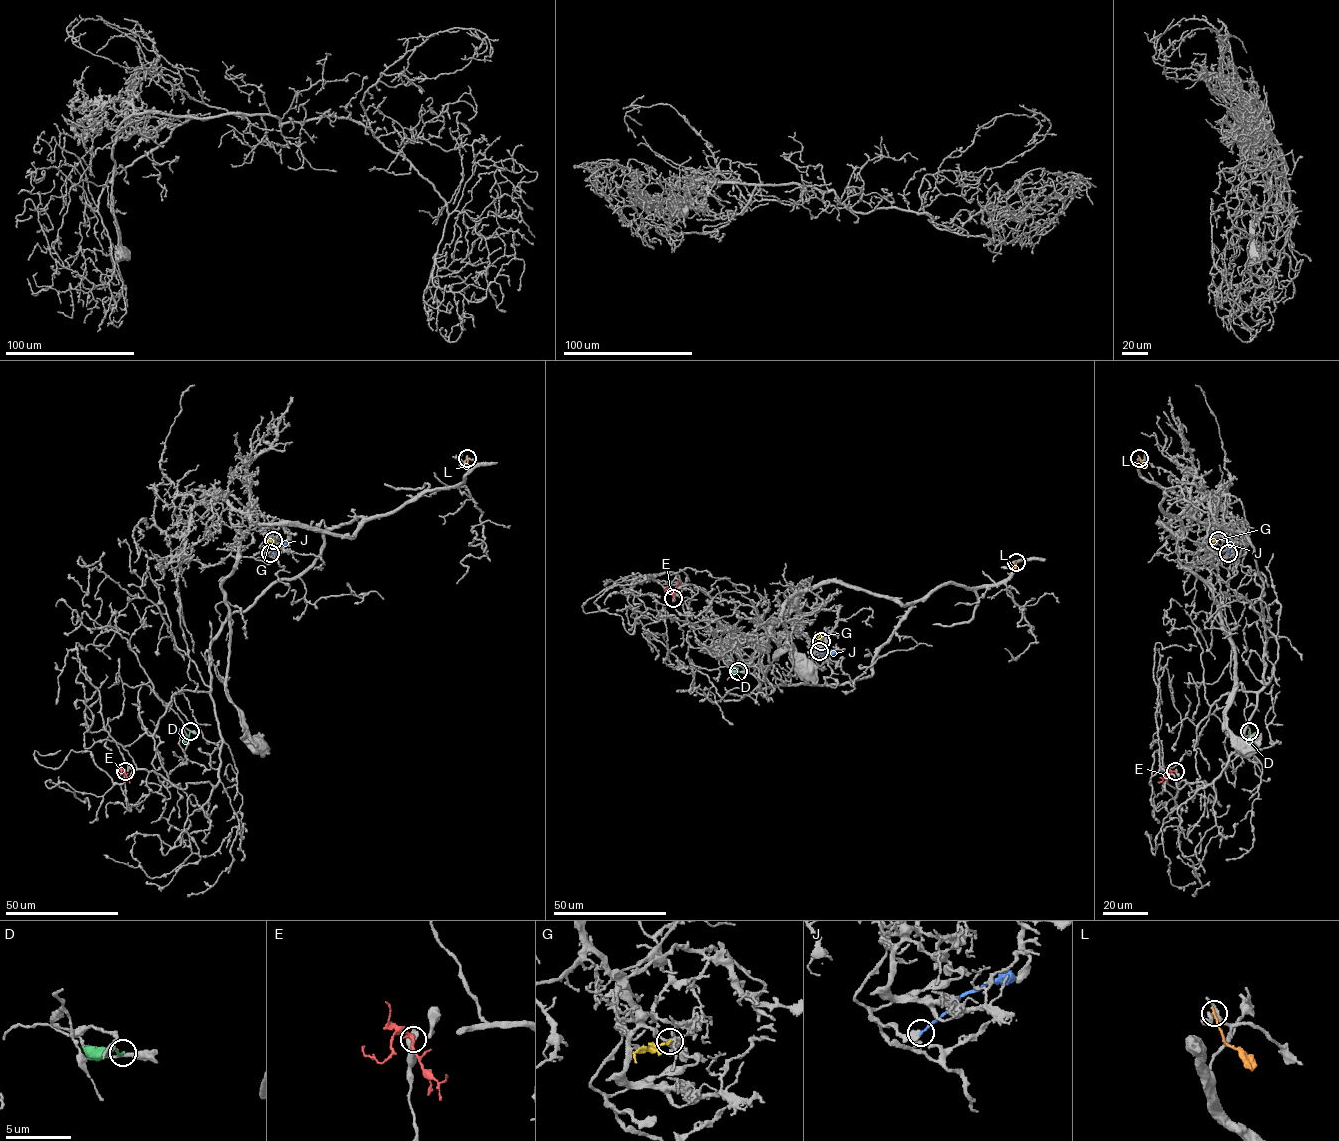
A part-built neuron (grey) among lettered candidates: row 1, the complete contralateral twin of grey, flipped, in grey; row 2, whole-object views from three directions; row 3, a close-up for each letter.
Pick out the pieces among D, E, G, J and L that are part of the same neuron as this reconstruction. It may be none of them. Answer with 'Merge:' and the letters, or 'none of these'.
Merge: G

